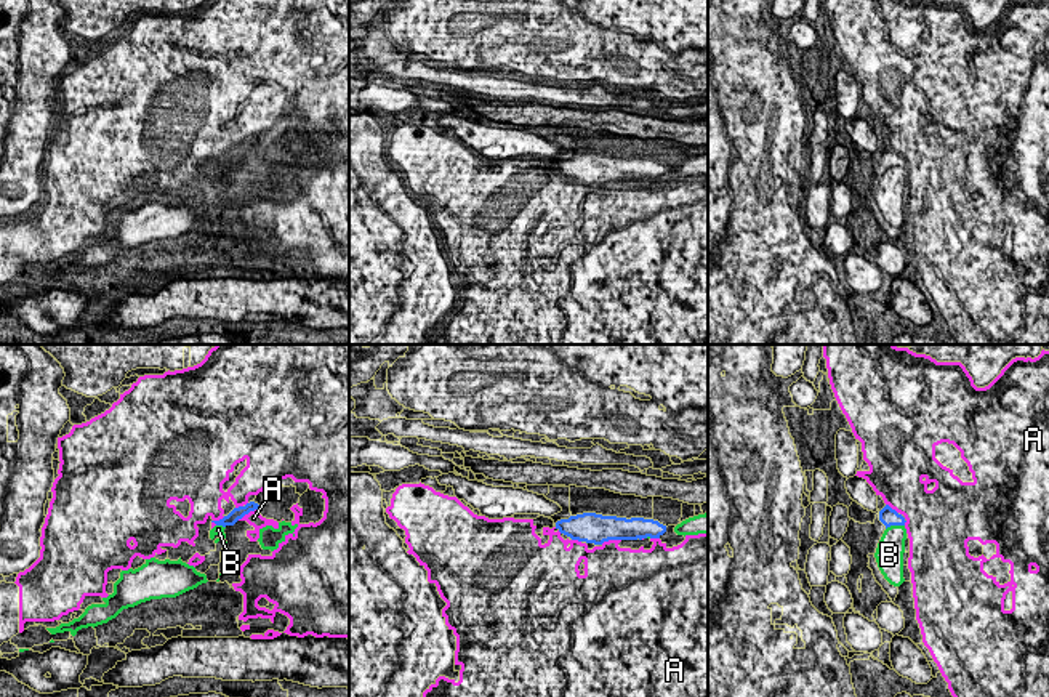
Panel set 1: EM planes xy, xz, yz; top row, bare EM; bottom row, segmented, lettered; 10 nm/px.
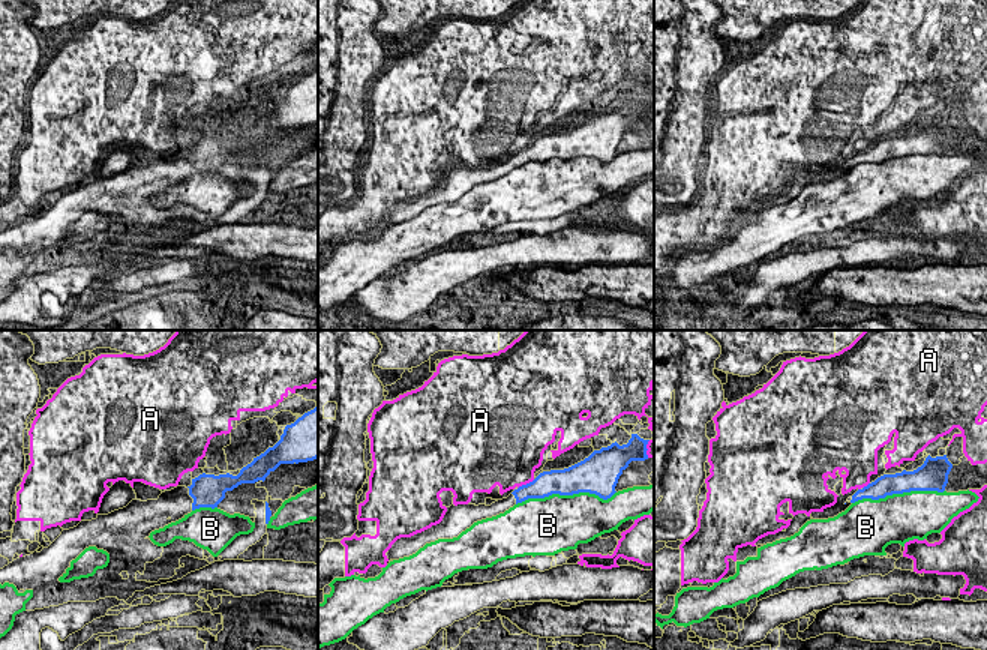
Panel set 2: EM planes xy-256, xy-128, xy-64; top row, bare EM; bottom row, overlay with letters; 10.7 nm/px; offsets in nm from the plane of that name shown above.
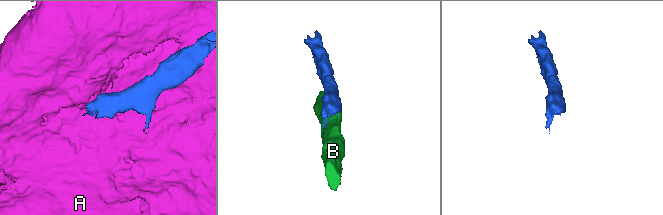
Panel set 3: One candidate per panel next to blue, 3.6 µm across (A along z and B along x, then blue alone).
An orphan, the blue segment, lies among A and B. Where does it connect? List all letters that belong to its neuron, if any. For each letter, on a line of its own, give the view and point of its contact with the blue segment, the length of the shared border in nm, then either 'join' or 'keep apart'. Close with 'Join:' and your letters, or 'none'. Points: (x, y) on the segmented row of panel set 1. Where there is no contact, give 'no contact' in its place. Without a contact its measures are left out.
A: xy (249, 511) | 260 nm | keep apart
B: yz (894, 524) | 200 nm | keep apart
Join: none

